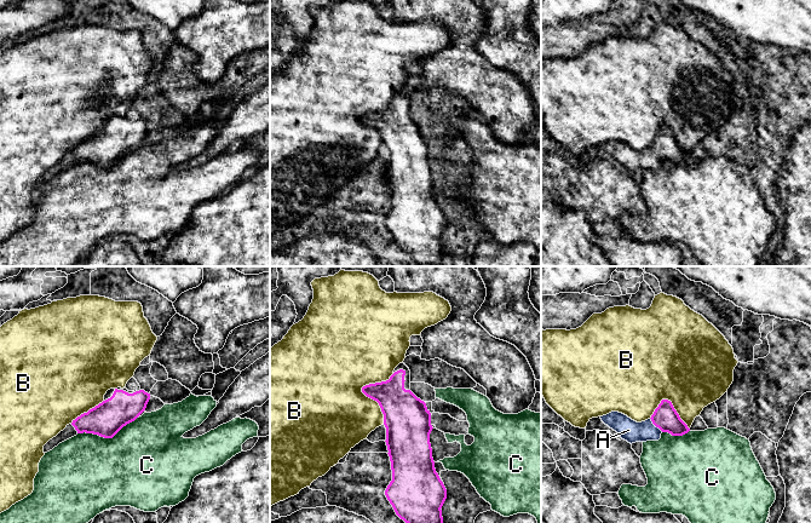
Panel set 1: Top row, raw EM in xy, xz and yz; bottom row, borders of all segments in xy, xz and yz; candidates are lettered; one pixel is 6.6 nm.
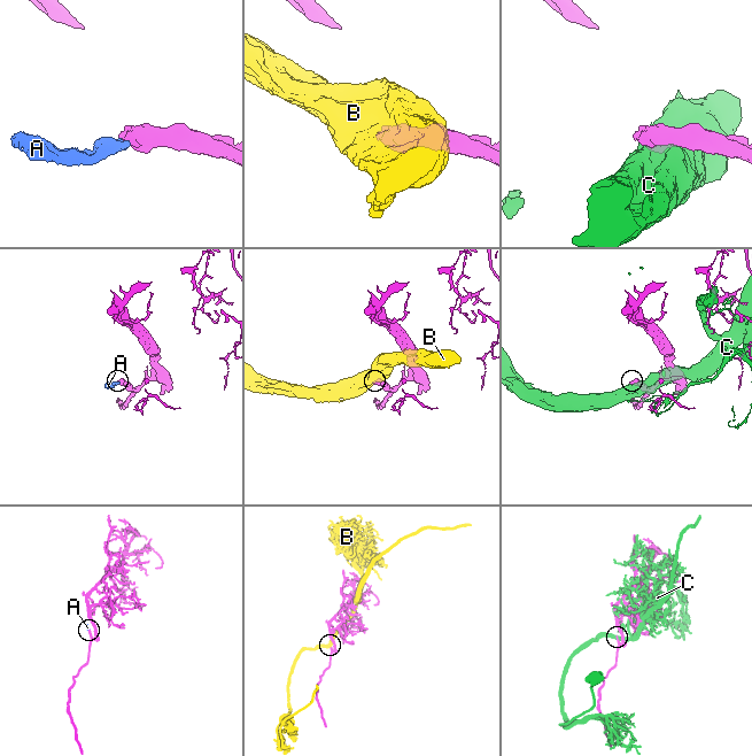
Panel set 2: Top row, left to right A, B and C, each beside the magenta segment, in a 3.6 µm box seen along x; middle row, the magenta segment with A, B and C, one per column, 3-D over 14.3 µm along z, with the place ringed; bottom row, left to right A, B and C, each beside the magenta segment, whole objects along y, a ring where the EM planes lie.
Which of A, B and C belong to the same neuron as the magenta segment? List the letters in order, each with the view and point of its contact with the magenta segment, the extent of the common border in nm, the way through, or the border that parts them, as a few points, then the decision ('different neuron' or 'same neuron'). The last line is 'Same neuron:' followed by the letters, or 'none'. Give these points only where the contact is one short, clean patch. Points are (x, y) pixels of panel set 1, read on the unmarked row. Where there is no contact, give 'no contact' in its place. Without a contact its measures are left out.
A: meets magenta in yz at (655, 154); contact 130 nm long; runs through yz (665, 145), (655, 154), (650, 159), (628, 159); same neuron
B: meets magenta in xz at (363, 121); contact 360 nm long; different neuron
C: meets magenta in xy at (107, 166); contact 420 nm long; different neuron
Same neuron: A

